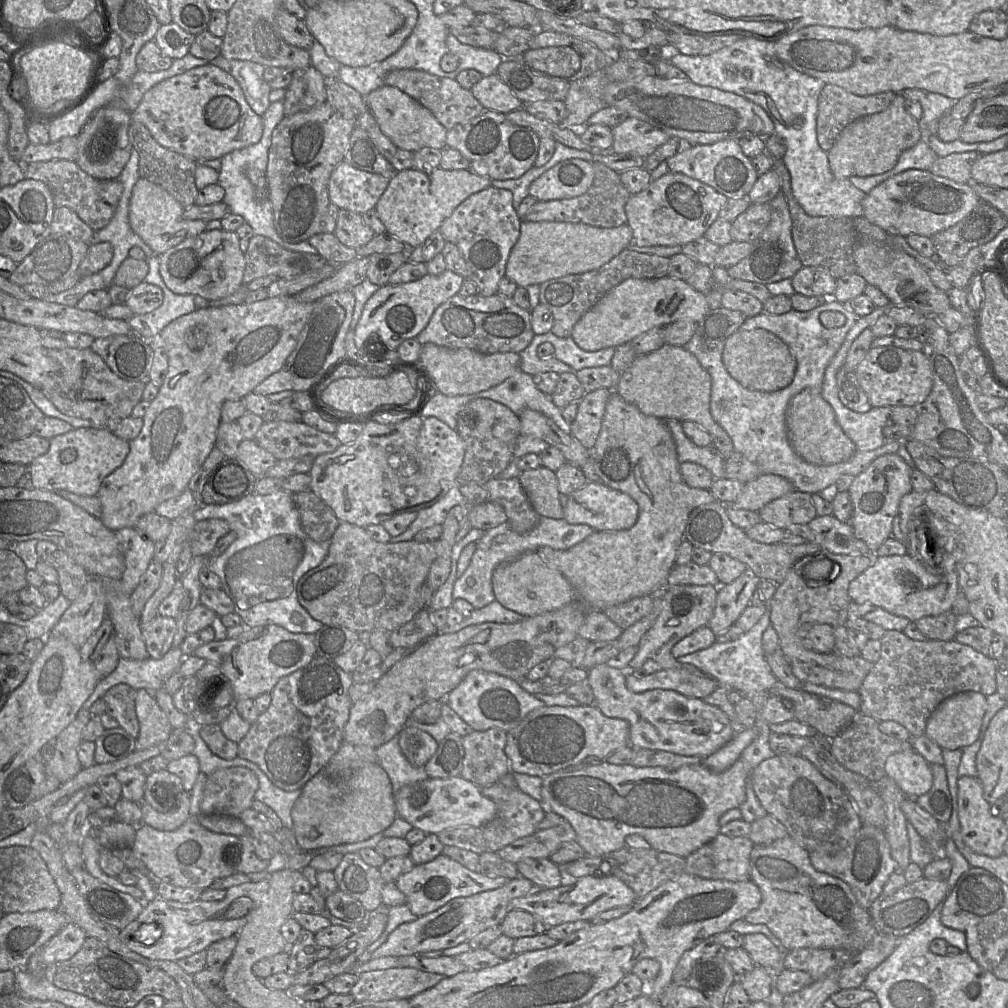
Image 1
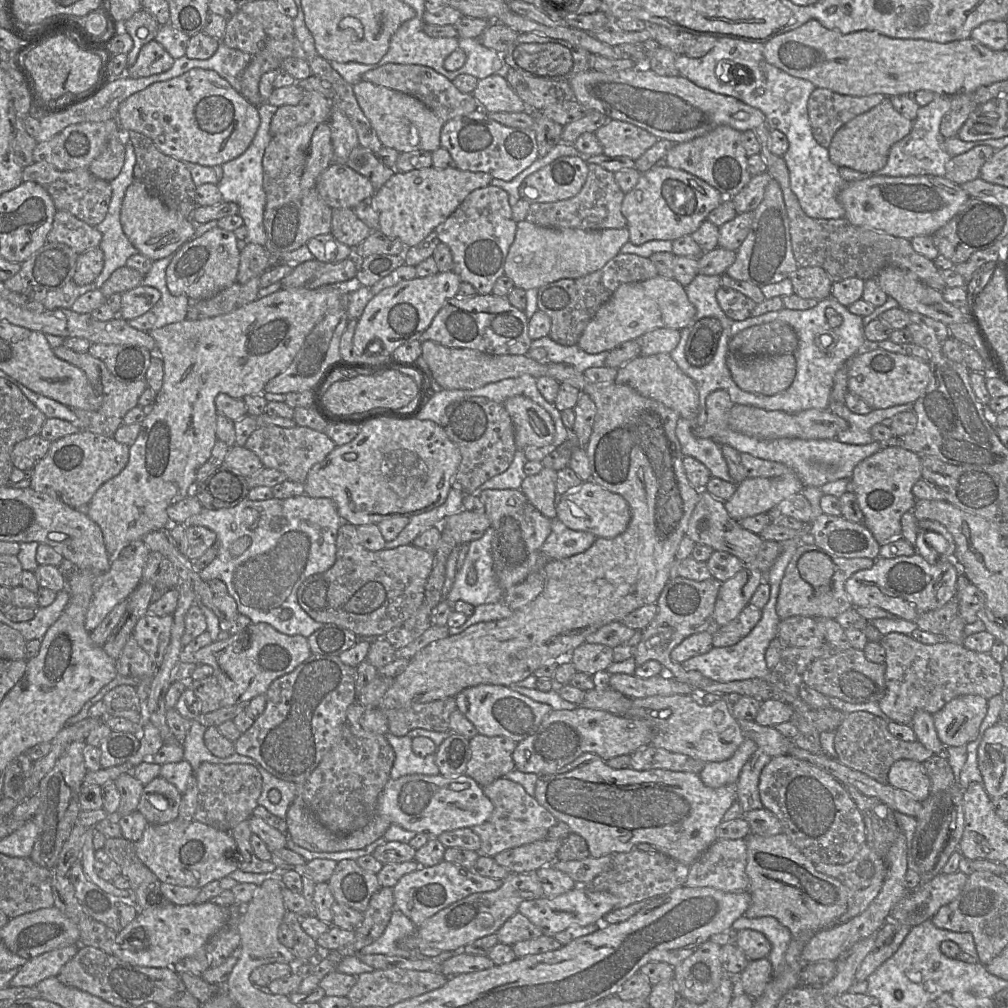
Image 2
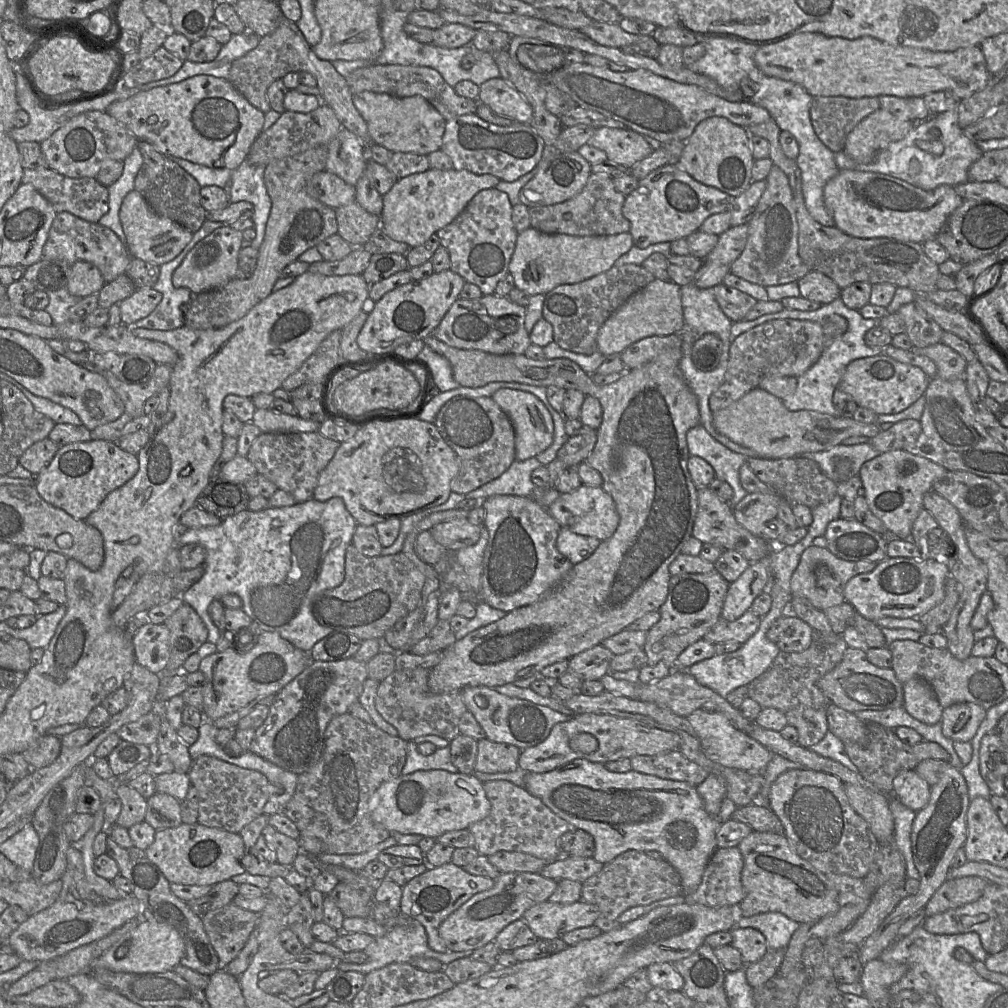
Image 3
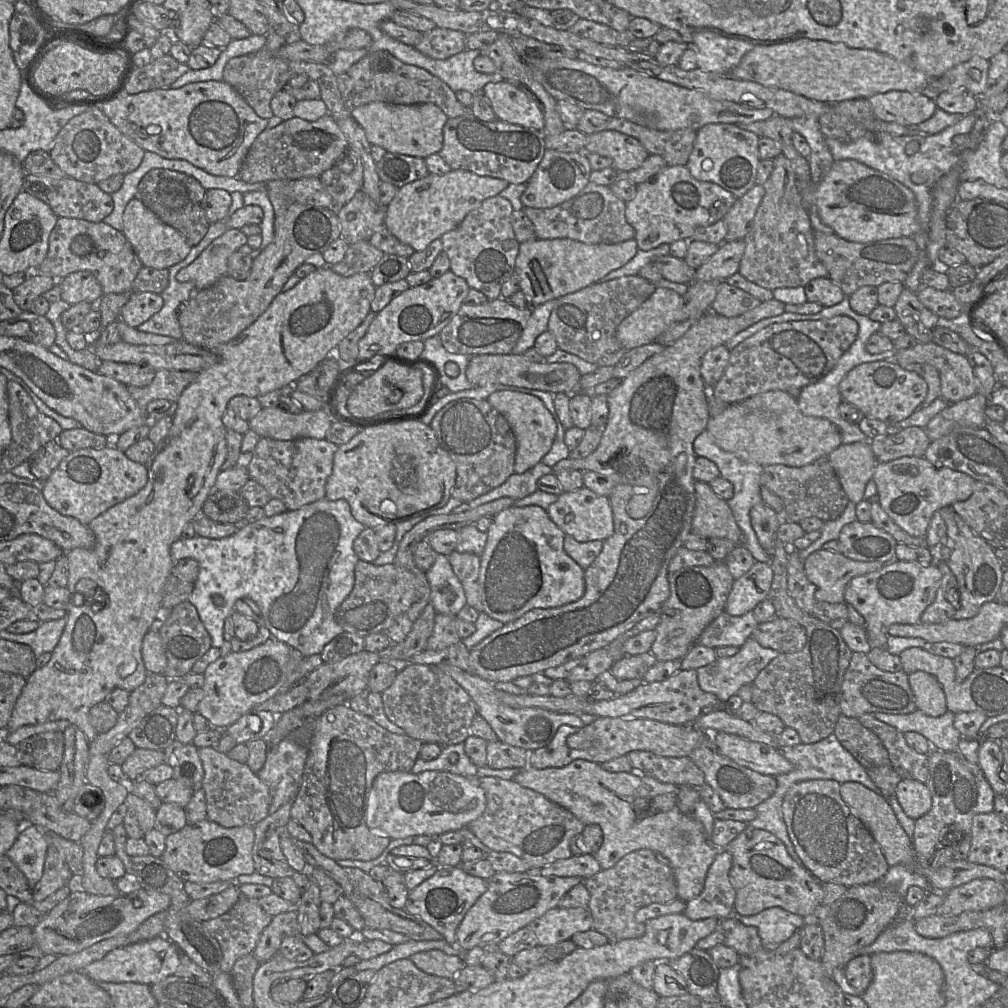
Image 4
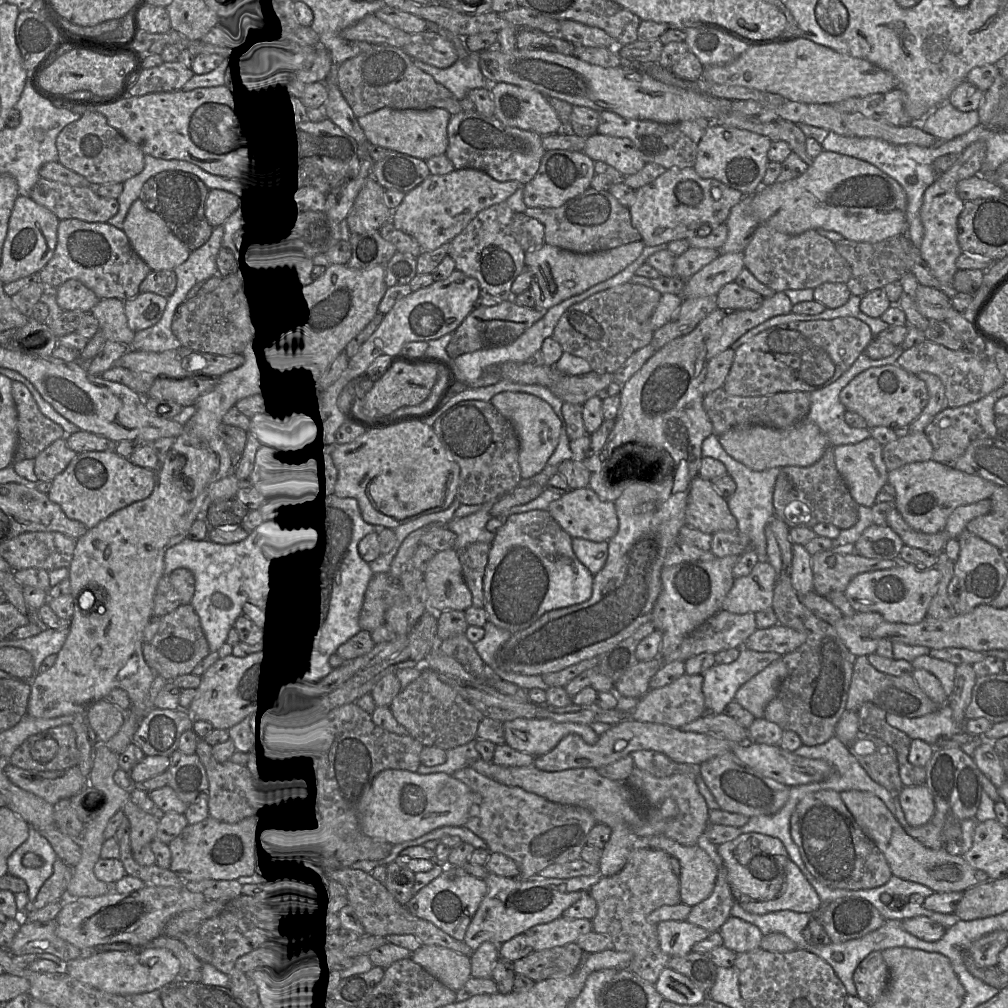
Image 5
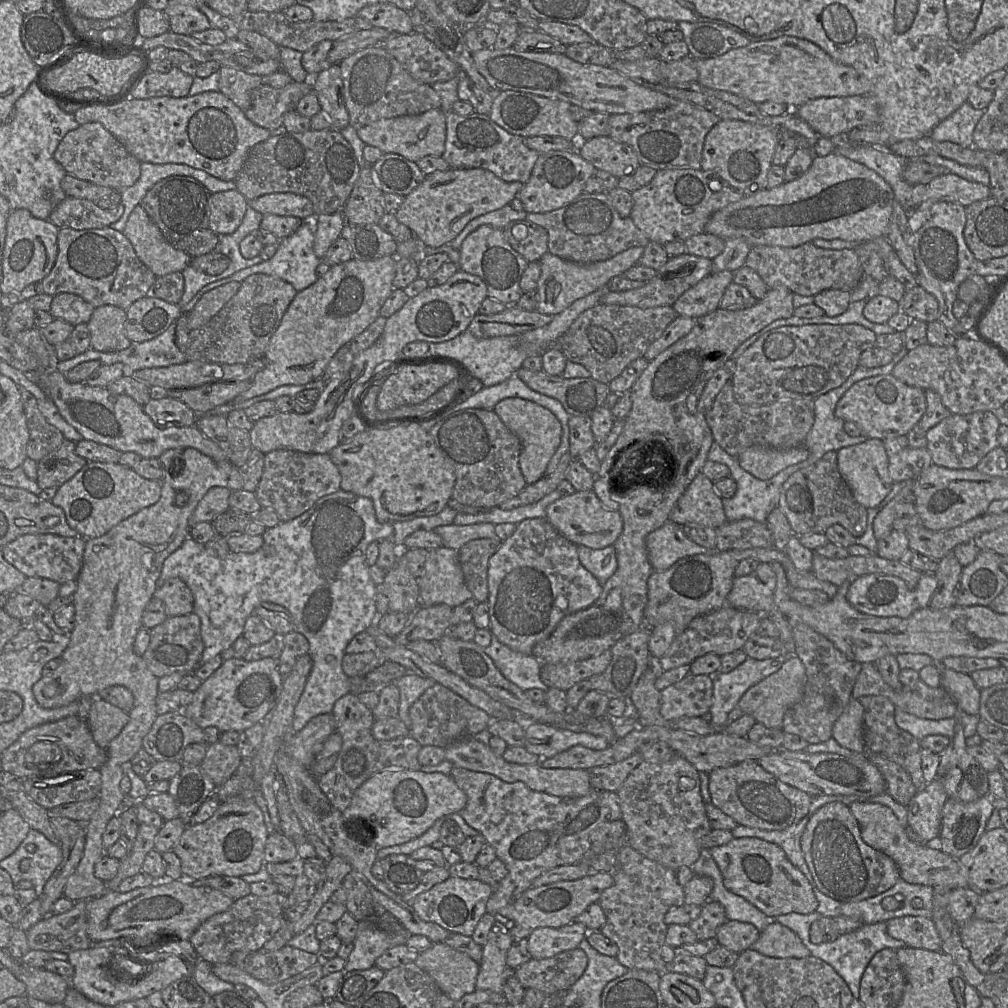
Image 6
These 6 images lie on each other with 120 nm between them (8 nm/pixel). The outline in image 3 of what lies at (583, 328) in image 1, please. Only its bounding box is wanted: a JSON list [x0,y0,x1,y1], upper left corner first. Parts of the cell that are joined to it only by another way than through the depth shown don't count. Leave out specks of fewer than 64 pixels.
[597,278,685,356]

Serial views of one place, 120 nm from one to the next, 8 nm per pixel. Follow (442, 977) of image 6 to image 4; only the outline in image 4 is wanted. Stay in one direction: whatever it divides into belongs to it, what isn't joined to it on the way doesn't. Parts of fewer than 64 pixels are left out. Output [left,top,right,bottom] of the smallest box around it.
[408,950,465,979]

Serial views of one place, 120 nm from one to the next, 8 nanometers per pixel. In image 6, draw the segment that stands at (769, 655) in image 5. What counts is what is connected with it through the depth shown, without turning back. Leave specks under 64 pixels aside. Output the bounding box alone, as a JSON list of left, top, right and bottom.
[708,655,788,731]

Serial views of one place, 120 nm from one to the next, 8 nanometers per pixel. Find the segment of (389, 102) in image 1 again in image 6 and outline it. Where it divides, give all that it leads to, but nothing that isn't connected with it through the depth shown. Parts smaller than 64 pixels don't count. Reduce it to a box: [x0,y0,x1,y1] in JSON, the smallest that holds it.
[357,108,447,163]

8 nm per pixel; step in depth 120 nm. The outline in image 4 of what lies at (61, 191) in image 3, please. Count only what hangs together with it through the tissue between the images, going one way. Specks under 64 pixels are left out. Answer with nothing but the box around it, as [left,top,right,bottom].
[23,174,114,223]

